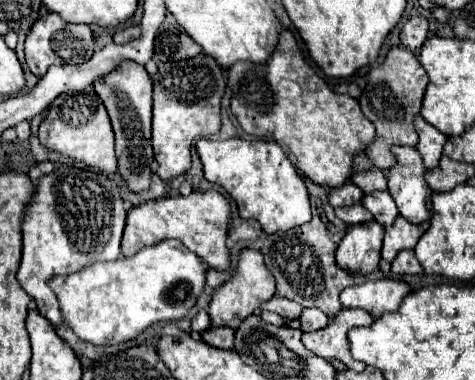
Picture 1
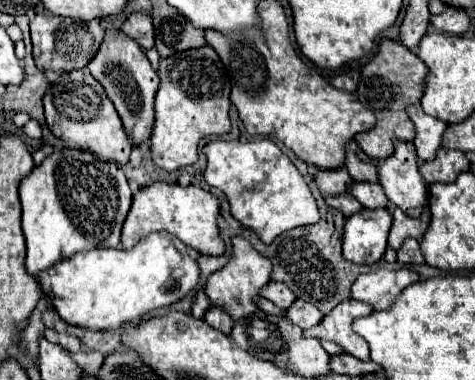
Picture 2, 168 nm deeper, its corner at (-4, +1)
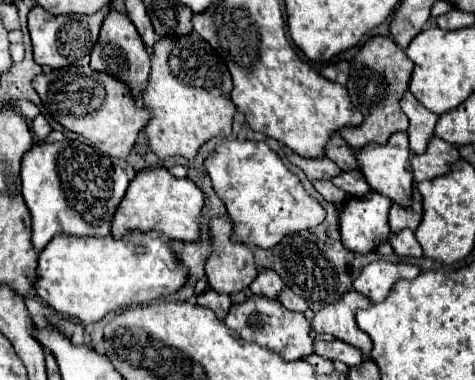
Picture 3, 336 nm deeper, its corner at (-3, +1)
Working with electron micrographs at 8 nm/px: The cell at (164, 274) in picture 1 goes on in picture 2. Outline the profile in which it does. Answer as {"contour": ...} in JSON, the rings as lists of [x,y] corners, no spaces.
{"contour":[[[150,233],[144,237],[134,249],[124,251],[124,249],[94,249],[94,251],[84,251],[76,253],[74,257],[60,261],[58,265],[42,271],[38,275],[38,281],[42,285],[42,291],[48,293],[54,309],[58,315],[70,323],[70,325],[80,325],[90,331],[116,331],[124,323],[138,321],[140,317],[148,315],[154,309],[168,307],[182,297],[186,297],[200,281],[200,269],[196,259],[192,259],[186,253],[186,247],[182,245],[180,239],[176,239],[172,233]]]}

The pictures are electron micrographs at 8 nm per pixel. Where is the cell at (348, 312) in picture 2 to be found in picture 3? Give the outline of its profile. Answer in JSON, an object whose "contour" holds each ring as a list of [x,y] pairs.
{"contour":[[[347,291],[339,303],[327,305],[315,313],[311,327],[315,333],[329,333],[353,347],[357,347],[365,357],[371,353],[371,337],[363,333],[355,323],[355,311],[369,307],[369,299],[359,295],[359,291]]]}

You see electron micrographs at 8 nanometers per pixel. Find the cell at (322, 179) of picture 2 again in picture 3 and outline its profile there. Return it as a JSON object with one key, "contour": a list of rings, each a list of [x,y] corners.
{"contour":[[[289,153],[289,161],[303,169],[303,173],[309,177],[309,181],[317,181],[317,179],[333,179],[335,175],[339,175],[339,167],[335,163],[331,163],[331,159],[327,157],[317,157],[317,159],[305,159],[299,157],[297,153]]]}

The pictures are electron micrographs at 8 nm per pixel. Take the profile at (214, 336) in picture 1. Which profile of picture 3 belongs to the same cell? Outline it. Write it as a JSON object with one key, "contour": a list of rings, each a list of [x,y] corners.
{"contour":[[[207,289],[203,295],[197,295],[197,305],[213,309],[215,315],[217,315],[217,319],[225,319],[227,309],[231,307],[231,299],[227,295],[223,295],[223,293]]]}

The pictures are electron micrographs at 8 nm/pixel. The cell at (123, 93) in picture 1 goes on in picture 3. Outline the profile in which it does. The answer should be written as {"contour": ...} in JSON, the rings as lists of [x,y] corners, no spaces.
{"contour":[[[111,9],[109,15],[105,17],[99,39],[91,51],[91,67],[95,71],[105,71],[105,73],[121,79],[123,83],[127,83],[131,87],[131,91],[135,95],[141,95],[141,91],[147,87],[147,79],[149,79],[149,71],[151,71],[149,55],[145,51],[143,41],[139,39],[139,33],[135,31],[135,25],[127,19],[125,13]]]}

